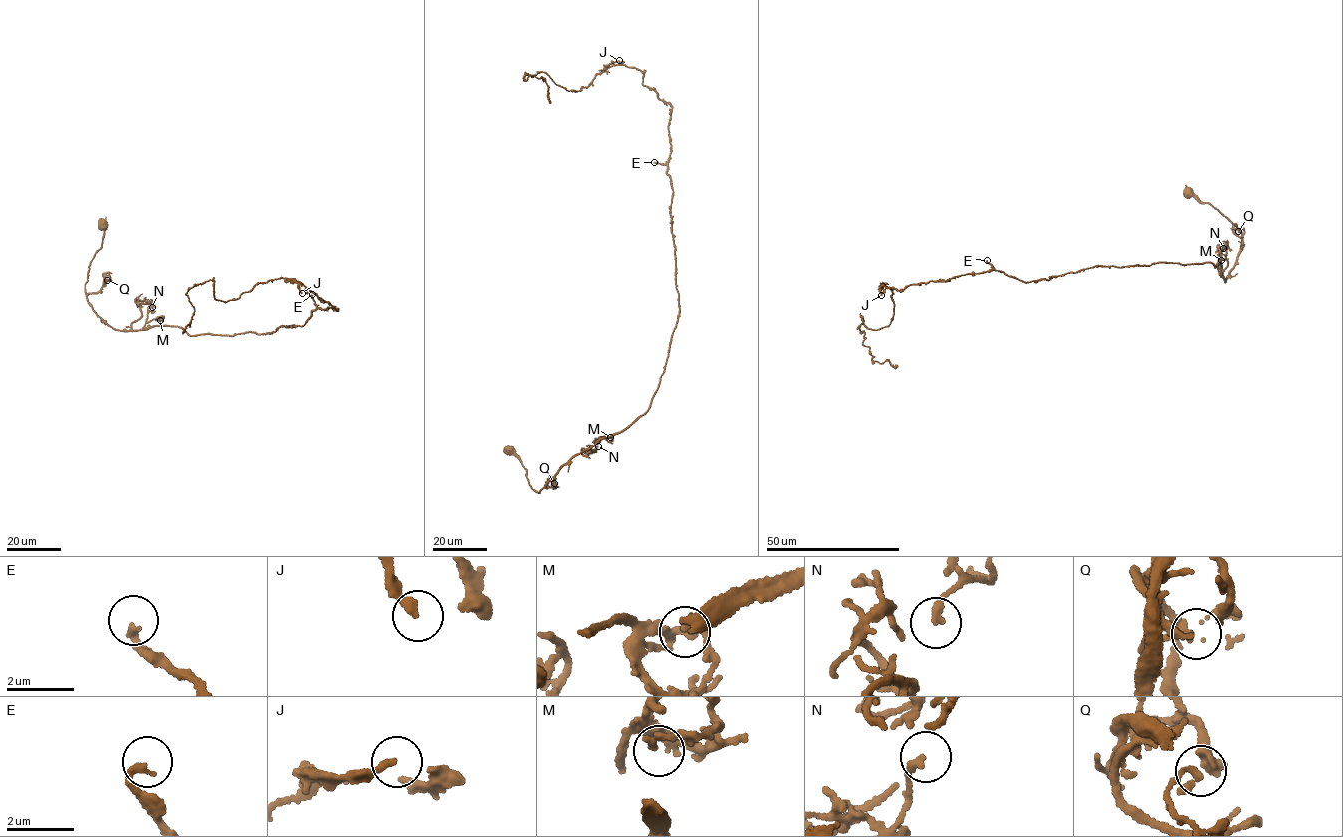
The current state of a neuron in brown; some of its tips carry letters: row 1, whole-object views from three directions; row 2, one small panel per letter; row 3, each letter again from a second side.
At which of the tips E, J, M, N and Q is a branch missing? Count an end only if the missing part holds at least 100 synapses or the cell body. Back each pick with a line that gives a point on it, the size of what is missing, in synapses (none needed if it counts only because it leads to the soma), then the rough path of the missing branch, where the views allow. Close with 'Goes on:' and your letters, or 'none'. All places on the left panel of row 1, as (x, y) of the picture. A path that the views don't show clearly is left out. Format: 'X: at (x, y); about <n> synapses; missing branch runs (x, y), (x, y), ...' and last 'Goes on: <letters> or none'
E: at (312, 294); about 170 synapses; missing branch runs (312, 294), (281, 277), (281, 236), (244, 181), (243, 156), (227, 113), (243, 91), (228, 77)
Goes on: E

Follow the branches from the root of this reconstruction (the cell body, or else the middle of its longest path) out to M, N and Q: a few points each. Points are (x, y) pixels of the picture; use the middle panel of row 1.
M: (509, 450), (525, 469), (530, 486), (538, 492), (576, 455), (600, 437), (610, 442), (610, 437)
N: (509, 450), (538, 492), (576, 455), (591, 446), (592, 453), (598, 446)
Q: (509, 450), (525, 469), (531, 488), (538, 492), (554, 484), (555, 487), (551, 486), (554, 483)

